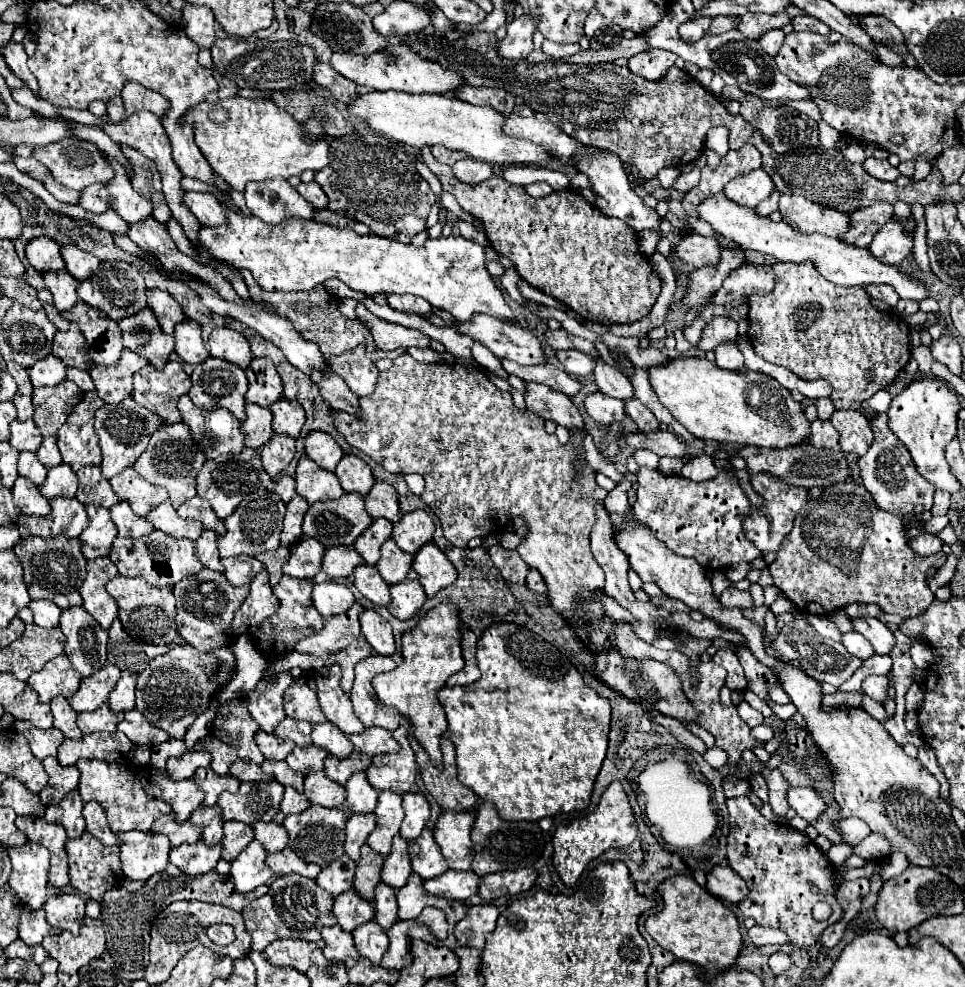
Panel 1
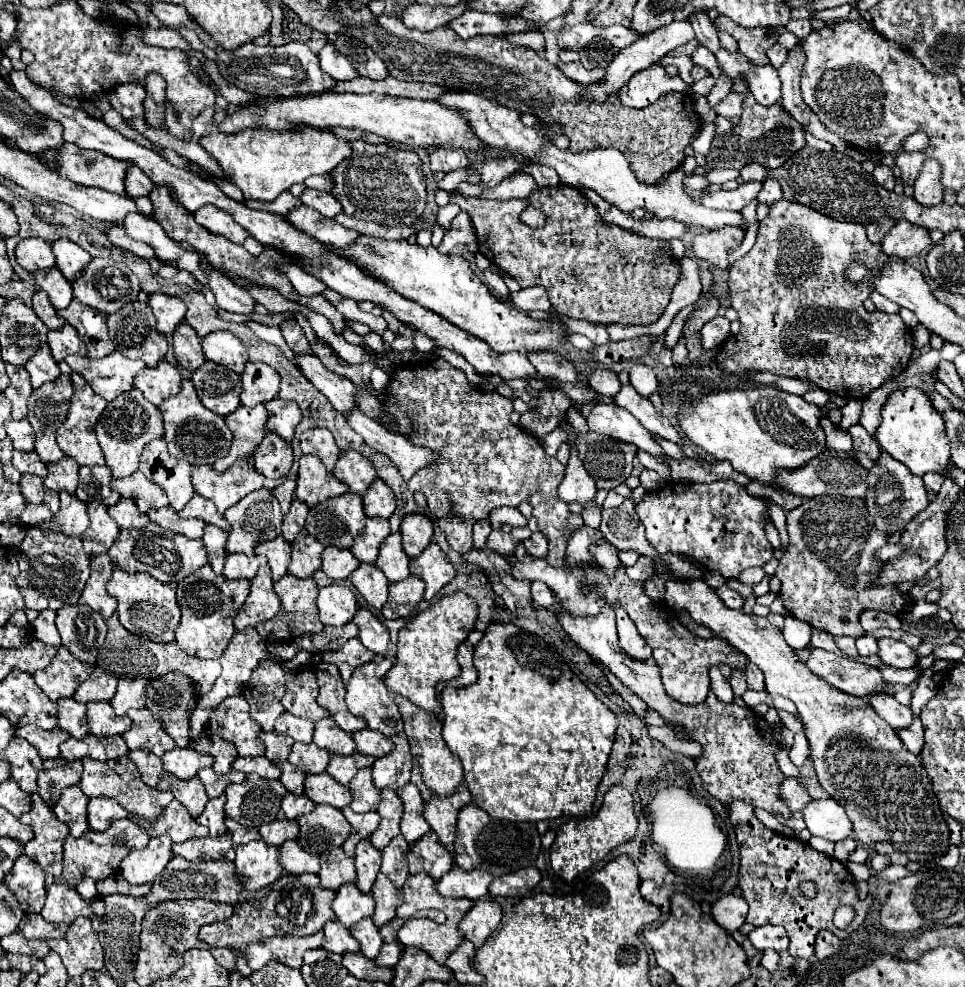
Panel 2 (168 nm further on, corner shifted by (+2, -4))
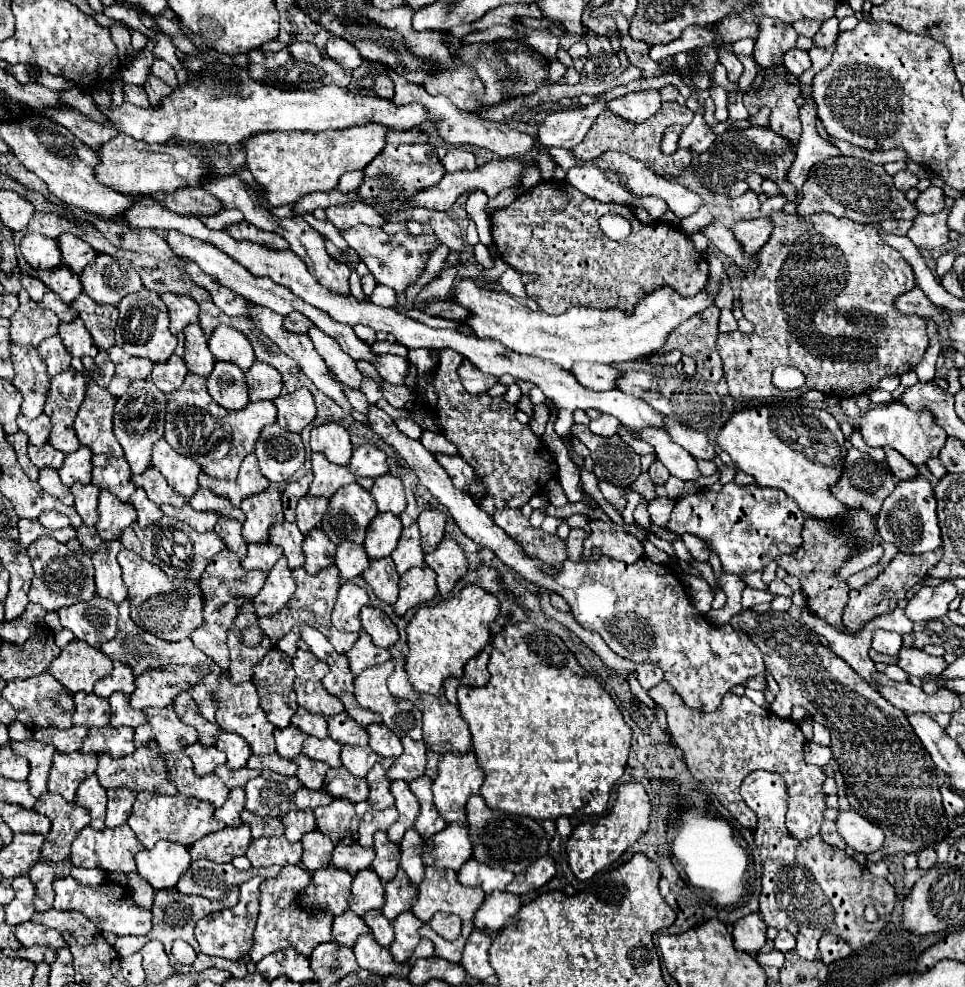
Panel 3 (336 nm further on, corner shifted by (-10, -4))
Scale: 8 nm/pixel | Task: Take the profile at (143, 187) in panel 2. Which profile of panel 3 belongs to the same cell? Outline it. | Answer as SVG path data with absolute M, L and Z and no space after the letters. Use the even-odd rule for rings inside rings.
M176 189L176 193L150 193L144 195L148 201L154 201L180 215L218 215L222 209L220 199L200 189Z

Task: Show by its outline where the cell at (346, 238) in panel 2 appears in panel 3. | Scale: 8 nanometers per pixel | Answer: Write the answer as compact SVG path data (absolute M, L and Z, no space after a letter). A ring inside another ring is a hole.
M356 225L356 227L348 229L348 233L342 233L342 237L346 239L348 247L352 247L358 253L358 257L368 265L376 283L388 285L394 291L402 291L402 293L424 269L424 265L420 261L420 253L432 253L440 245L440 241L436 239L436 235L430 227L424 227L424 235L416 237L416 235L406 235L406 233L388 235L380 227Z

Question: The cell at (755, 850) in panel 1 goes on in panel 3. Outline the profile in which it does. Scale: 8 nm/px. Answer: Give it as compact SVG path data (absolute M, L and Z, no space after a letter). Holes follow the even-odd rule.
M754 771L742 781L740 795L758 815L754 841L762 857L760 913L764 923L768 927L790 931L798 941L796 953L802 959L818 957L818 939L824 933L842 937L852 949L868 945L884 929L884 919L894 909L894 887L886 879L874 877L842 849L824 843L820 835L804 841L792 837L784 825L788 797L780 775ZM868 905L874 905L878 911L878 919L874 923L864 919L864 909Z

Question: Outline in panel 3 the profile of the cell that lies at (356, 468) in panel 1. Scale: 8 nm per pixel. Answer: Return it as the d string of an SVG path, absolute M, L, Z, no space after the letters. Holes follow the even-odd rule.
M362 445L356 447L352 453L352 459L348 463L348 469L354 477L370 477L378 479L388 473L388 463L384 451L376 449L374 445Z

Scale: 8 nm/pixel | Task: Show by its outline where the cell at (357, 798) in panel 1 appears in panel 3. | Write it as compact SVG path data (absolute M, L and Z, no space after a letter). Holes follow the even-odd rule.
M392 757L388 759L380 759L366 775L368 787L370 787L370 797L368 803L372 805L372 809L388 809L394 803L394 797L390 793L390 781L386 777L386 771L390 769L390 765L394 763Z

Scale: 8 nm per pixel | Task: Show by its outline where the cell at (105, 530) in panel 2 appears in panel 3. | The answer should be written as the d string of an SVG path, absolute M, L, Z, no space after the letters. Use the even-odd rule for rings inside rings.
M100 491L100 521L96 523L96 531L104 541L120 539L120 533L136 521L136 511L130 503L120 501L116 495L108 491Z

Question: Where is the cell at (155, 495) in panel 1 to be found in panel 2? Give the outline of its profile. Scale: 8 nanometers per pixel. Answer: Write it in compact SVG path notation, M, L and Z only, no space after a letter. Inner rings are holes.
M136 471L134 475L124 477L124 479L114 479L112 489L116 489L122 497L134 499L134 503L138 505L138 509L142 513L168 505L168 497L162 491L162 487L158 487L156 483L146 479L146 475L142 471Z

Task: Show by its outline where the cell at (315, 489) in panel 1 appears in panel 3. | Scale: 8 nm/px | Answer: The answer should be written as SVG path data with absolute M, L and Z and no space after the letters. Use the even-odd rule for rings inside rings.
M312 453L312 473L314 481L310 485L310 495L332 497L340 487L356 481L348 467L332 465L322 453Z

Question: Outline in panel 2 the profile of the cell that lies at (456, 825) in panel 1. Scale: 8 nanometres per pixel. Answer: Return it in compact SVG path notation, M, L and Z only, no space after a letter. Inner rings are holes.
M460 785L452 795L448 797L438 797L432 795L432 799L428 801L426 809L424 809L424 819L428 821L428 825L436 831L438 839L446 845L446 849L450 853L454 853L454 835L456 835L456 819L458 819L458 811L470 803L470 791L466 785Z

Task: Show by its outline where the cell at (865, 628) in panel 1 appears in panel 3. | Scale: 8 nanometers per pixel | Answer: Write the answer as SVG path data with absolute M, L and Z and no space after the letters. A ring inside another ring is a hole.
M902 647L898 653L898 667L904 669L910 677L922 677L926 673L938 675L946 669L944 657L932 657L924 649Z

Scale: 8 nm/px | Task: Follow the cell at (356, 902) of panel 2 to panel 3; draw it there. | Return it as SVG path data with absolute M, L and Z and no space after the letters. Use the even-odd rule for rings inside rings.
M372 869L360 871L354 881L352 881L352 893L350 893L350 909L358 915L364 917L364 913L382 909L384 905L384 883Z

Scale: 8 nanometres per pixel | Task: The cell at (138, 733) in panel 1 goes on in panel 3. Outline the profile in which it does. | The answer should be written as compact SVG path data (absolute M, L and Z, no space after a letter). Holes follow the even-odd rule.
M144 709L144 713L148 717L148 723L136 729L136 747L144 747L150 741L154 741L162 753L174 753L198 741L196 729L184 725L174 711L168 715L160 715L154 713L154 709Z

